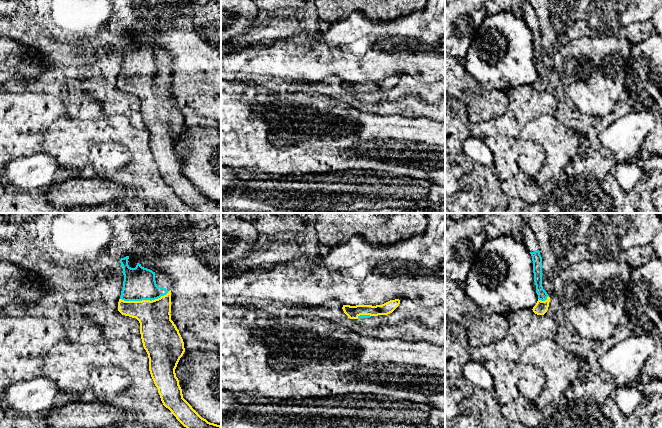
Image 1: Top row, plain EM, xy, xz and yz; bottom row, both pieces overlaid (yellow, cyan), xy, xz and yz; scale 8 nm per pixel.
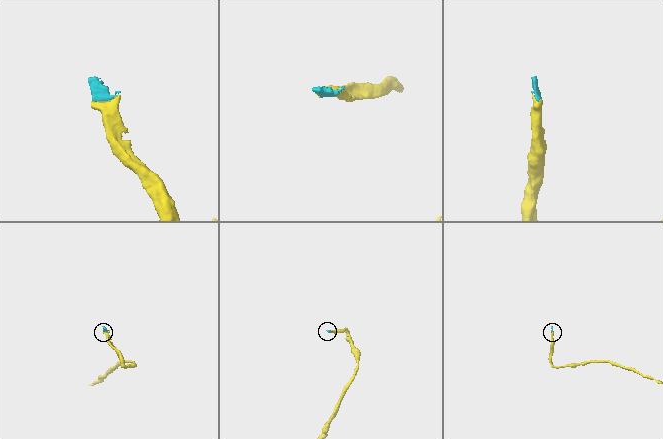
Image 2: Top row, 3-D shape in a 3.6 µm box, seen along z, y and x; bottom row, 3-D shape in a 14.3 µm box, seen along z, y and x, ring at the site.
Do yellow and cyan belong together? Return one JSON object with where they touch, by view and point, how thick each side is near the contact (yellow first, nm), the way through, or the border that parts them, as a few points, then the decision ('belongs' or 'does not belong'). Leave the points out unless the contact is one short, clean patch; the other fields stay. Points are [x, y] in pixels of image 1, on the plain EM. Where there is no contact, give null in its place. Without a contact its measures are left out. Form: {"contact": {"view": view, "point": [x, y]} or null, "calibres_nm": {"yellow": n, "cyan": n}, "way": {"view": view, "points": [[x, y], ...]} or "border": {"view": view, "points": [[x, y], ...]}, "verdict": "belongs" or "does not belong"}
{"contact": {"view": "xy", "point": [144, 76]}, "calibres_nm": {"yellow": 280, "cyan": 260}, "way": {"view": "xy", "points": [[156, 103], [152, 84], [144, 76], [140, 72], [139, 59]]}, "verdict": "belongs"}

